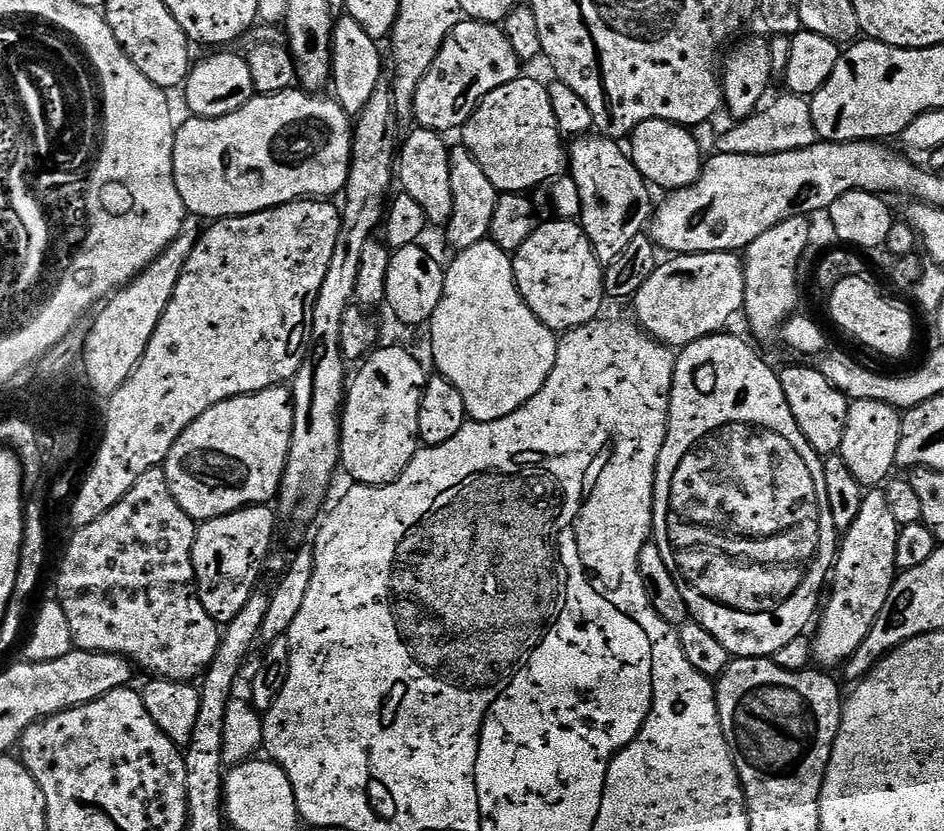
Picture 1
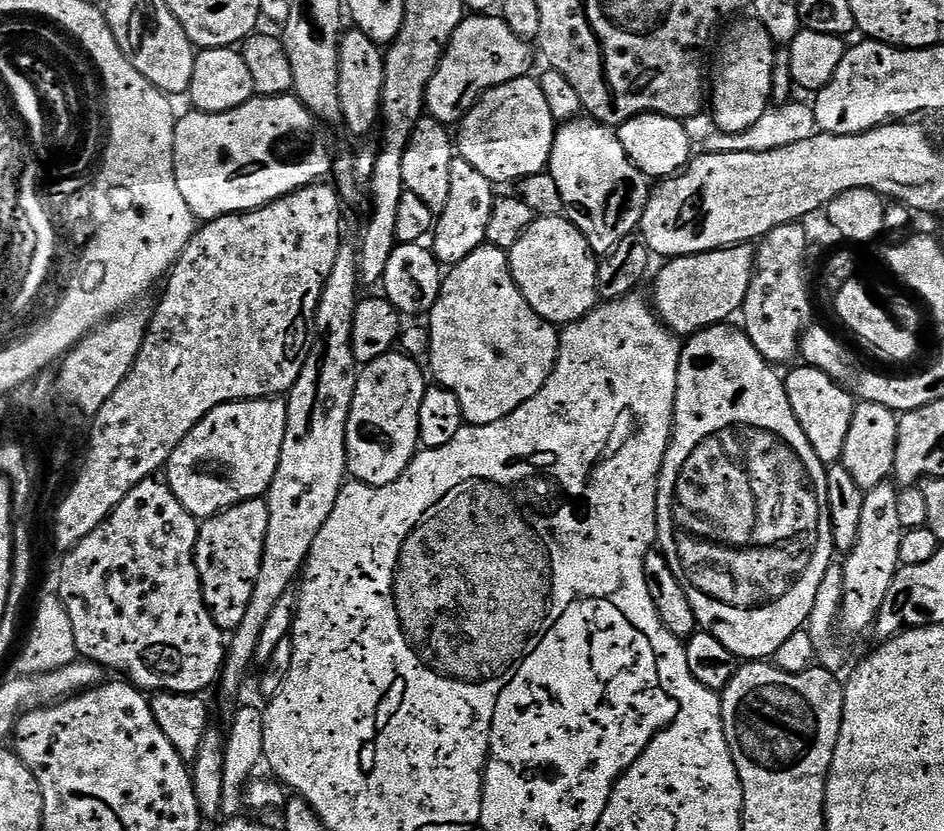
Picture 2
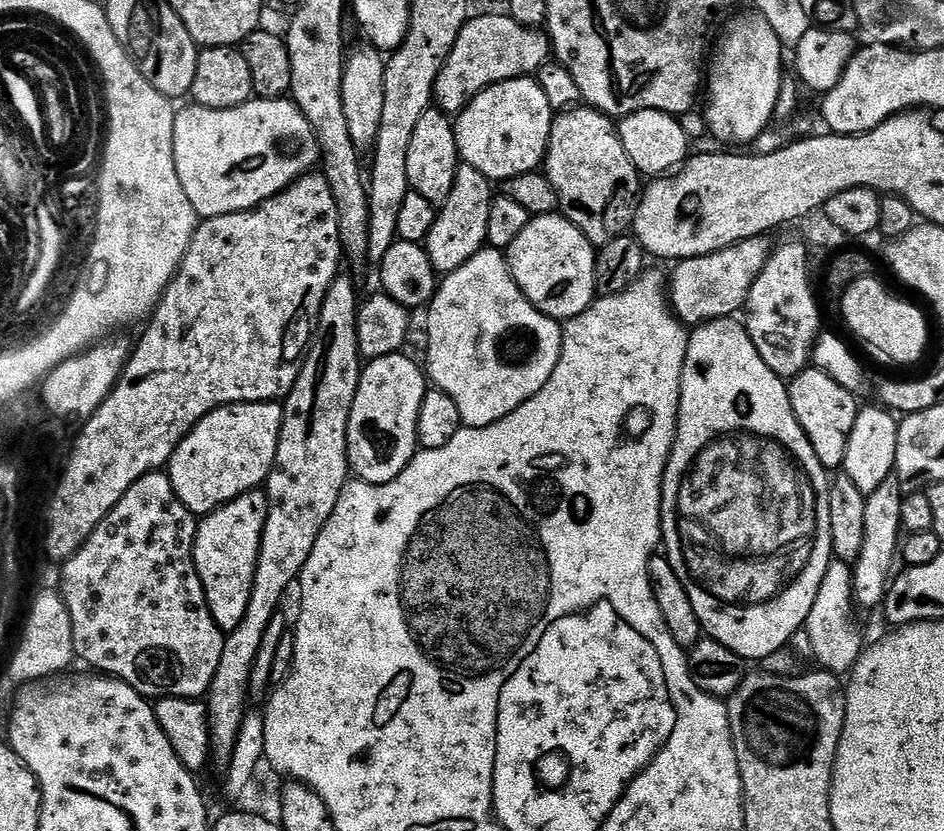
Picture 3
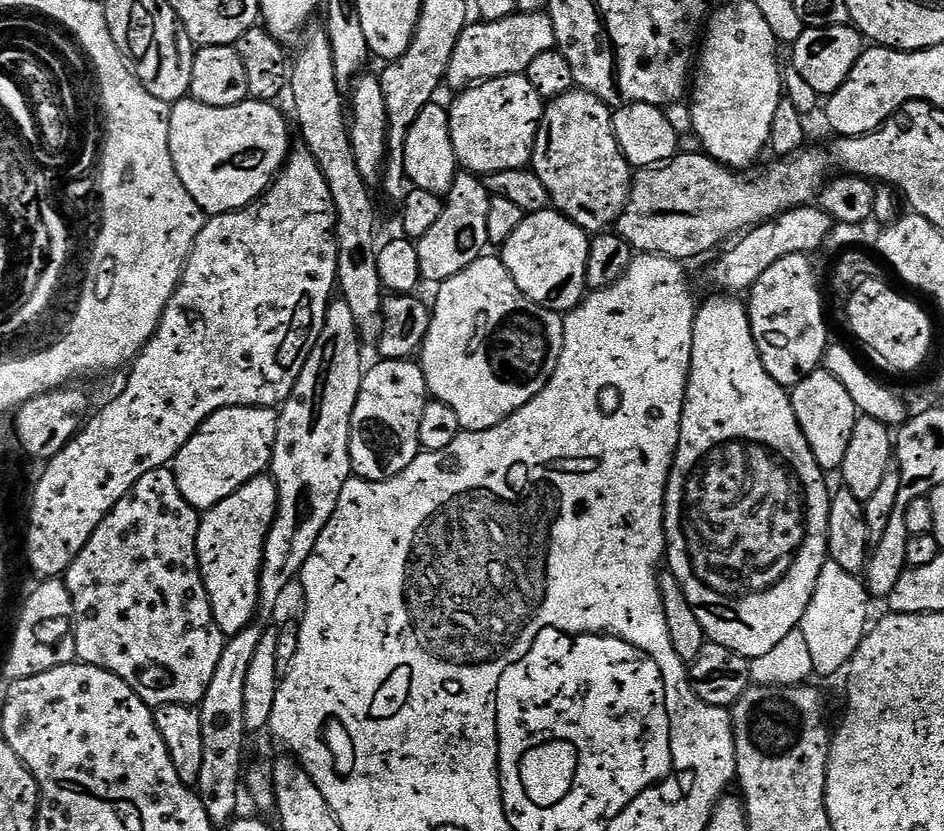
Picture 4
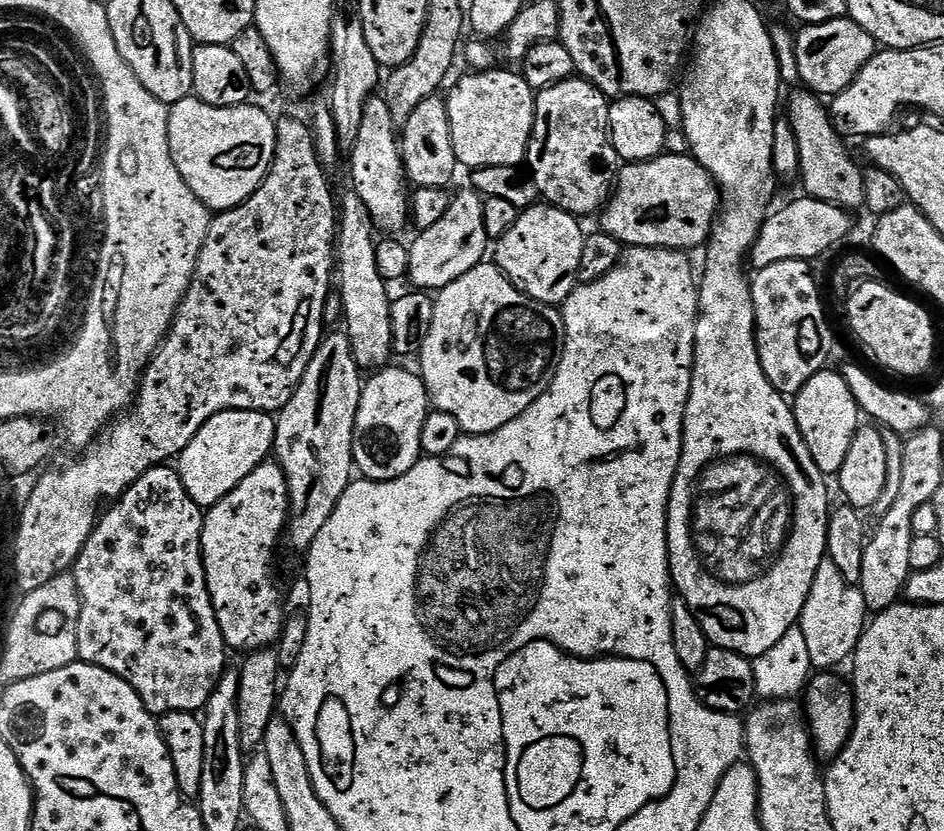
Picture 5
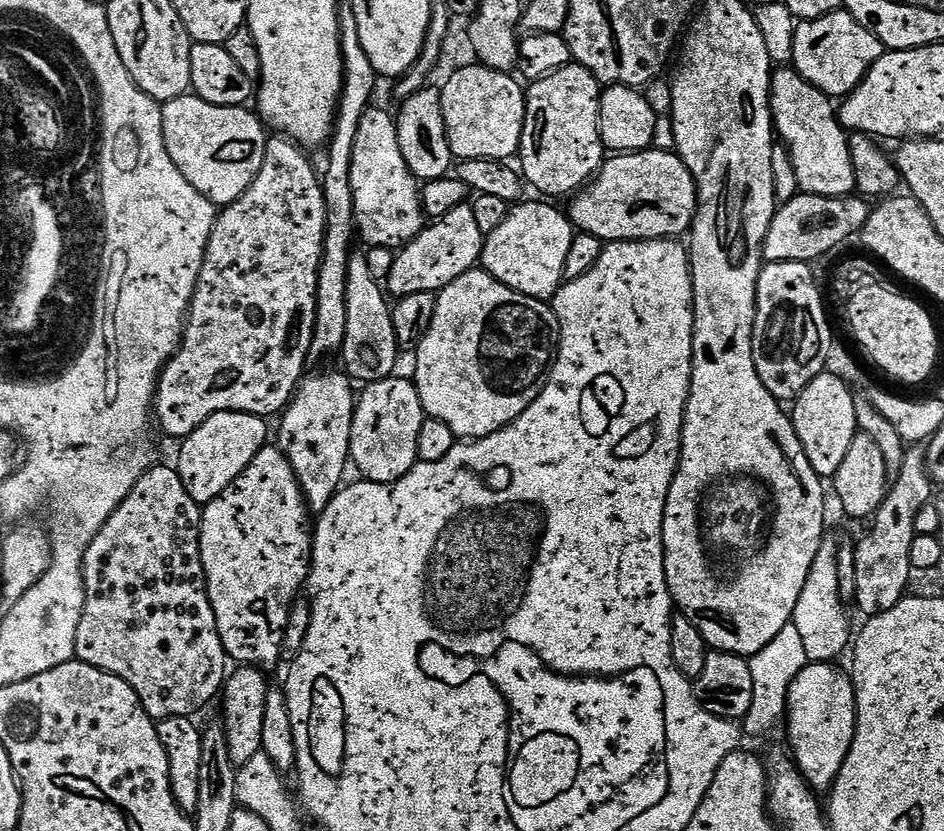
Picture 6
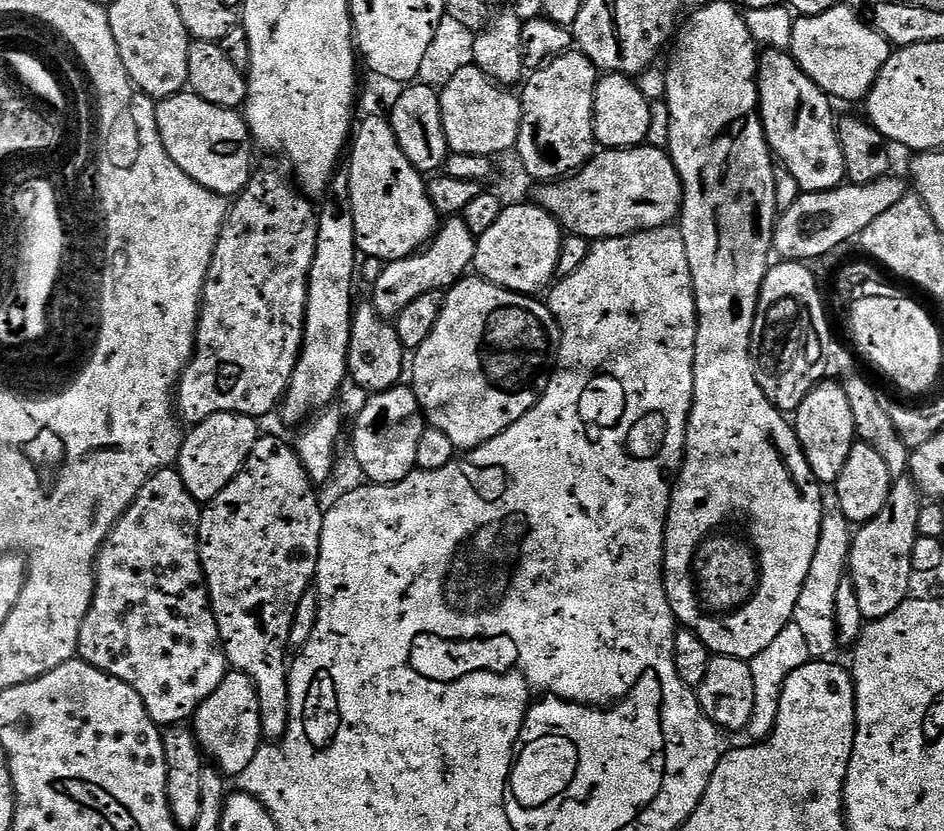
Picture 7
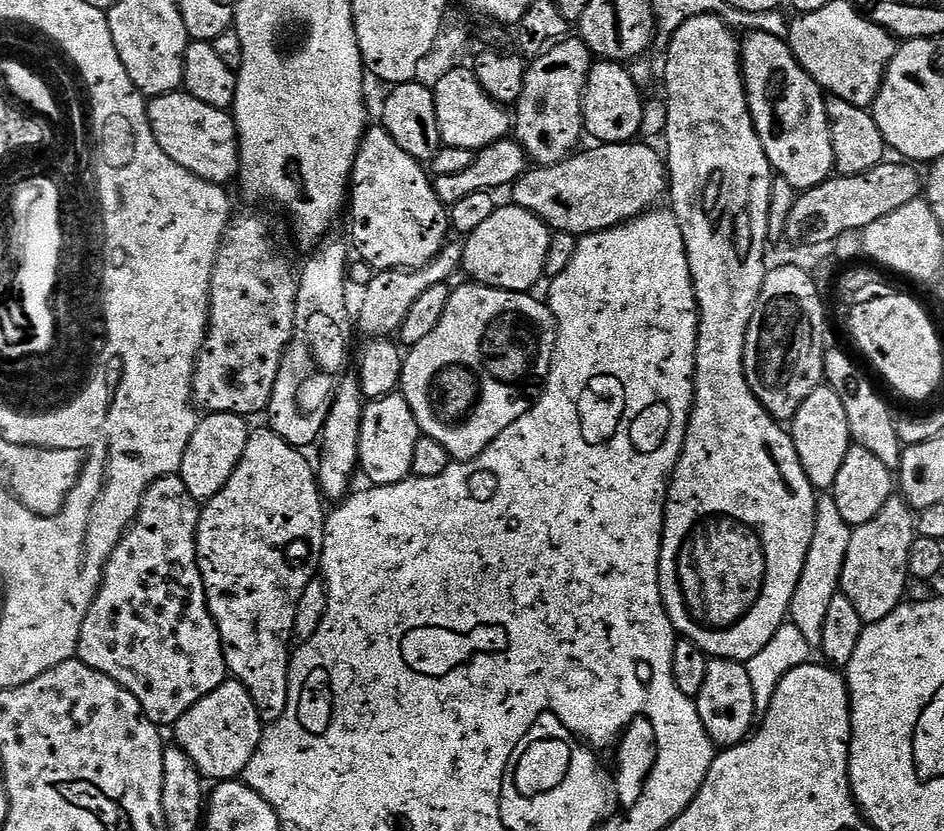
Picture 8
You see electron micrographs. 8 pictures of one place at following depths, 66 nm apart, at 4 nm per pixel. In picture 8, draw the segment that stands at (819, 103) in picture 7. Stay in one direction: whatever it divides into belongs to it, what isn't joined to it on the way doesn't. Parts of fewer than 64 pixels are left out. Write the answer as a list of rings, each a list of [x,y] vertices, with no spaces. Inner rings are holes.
[[[749,31],[740,46],[740,75],[744,77],[754,130],[762,142],[762,150],[766,150],[773,173],[790,182],[797,193],[808,192],[826,182],[835,166],[830,122],[826,118],[826,96],[796,60],[787,39]]]

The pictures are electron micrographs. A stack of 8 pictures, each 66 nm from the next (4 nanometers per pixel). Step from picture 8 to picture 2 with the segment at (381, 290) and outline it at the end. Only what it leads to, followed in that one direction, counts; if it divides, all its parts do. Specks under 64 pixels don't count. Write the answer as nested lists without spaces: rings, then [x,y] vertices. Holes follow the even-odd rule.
[[[459,158],[453,159],[450,166],[450,202],[438,214],[434,224],[434,235],[431,237],[430,248],[441,265],[454,266],[462,262],[474,250],[478,250],[488,238],[488,227],[494,210],[494,202],[498,198],[492,181],[482,178],[470,162]]]

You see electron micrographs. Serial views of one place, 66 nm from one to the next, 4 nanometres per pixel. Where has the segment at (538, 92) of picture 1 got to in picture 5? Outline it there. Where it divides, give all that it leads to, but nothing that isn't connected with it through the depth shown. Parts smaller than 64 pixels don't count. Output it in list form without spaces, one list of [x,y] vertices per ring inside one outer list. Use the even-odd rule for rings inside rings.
[[[473,71],[472,76],[464,76],[449,92],[448,117],[450,118],[450,138],[454,146],[457,165],[468,167],[468,170],[485,168],[486,166],[510,166],[519,168],[525,163],[528,143],[531,140],[532,127],[535,122],[535,100],[537,93],[523,75],[516,72]]]

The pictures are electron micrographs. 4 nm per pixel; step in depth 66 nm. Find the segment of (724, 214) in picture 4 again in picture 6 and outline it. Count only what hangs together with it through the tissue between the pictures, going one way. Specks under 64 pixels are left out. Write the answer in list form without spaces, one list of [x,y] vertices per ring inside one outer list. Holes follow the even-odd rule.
[[[653,146],[643,152],[609,155],[595,179],[573,195],[570,203],[572,205],[566,208],[566,215],[572,221],[573,229],[594,234],[594,238],[602,242],[674,240],[683,237],[683,232],[685,235],[691,229],[696,217],[696,183],[675,151]]]

